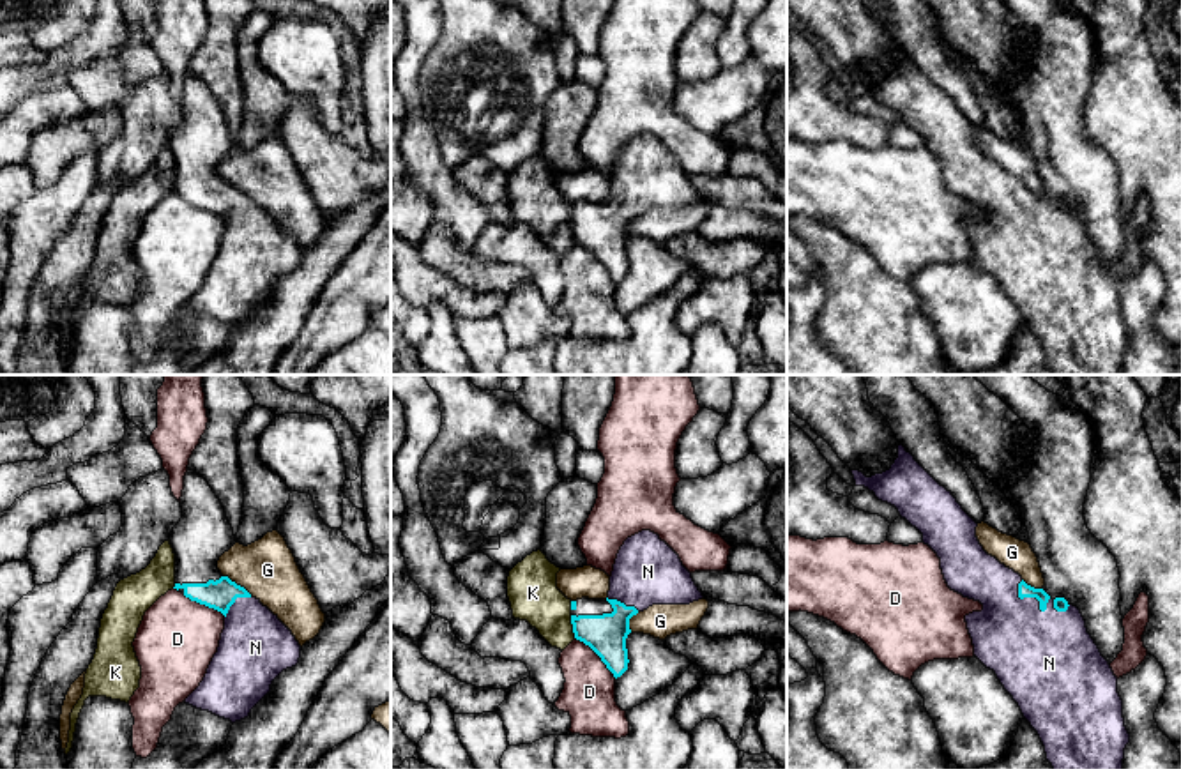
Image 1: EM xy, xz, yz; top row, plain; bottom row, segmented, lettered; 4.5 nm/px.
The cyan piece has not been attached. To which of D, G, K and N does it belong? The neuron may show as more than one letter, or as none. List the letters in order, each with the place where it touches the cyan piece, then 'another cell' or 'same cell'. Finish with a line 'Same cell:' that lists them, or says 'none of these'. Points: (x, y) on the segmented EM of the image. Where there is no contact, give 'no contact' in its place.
D: xy (204, 603) | another cell
G: xy (236, 584) | another cell
K: xz (573, 626) | another cell
N: yz (1042, 610) | same cell
Same cell: N

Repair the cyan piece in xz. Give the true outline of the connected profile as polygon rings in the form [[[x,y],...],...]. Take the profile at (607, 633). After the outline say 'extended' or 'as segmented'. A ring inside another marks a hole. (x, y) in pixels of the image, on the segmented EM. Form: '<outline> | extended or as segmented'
[[[651,530],[624,541],[610,576],[606,599],[571,601],[575,638],[589,645],[617,679],[628,670],[629,619],[652,605],[702,599],[679,555]]] | extended

